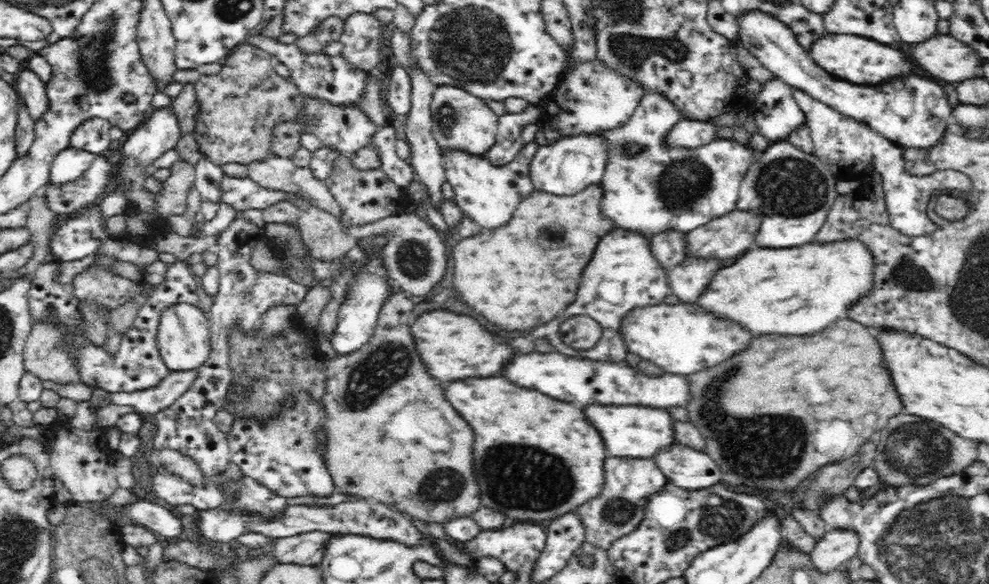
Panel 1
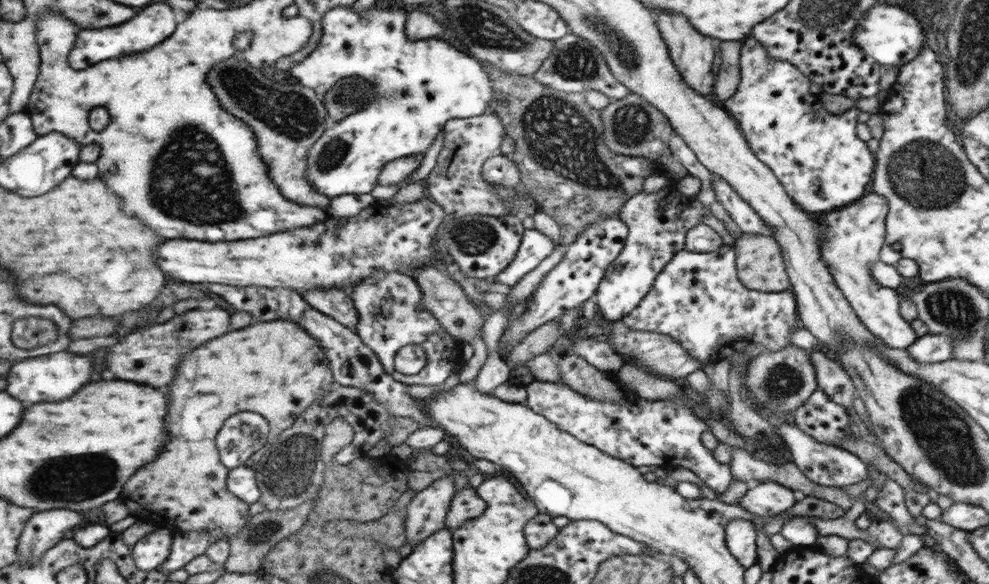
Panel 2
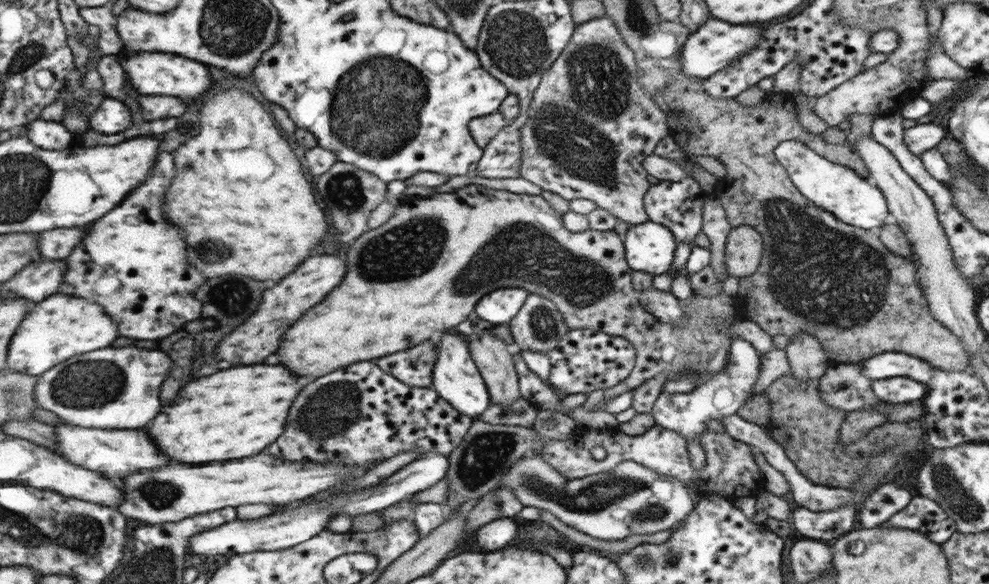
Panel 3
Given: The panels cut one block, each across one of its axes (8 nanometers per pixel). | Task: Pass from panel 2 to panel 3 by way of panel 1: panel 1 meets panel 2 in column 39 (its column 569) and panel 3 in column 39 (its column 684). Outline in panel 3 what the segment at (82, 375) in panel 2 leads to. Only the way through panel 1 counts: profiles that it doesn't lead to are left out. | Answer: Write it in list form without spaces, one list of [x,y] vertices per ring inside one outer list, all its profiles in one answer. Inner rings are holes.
[[[113,346],[98,351],[85,352],[73,359],[50,368],[40,375],[38,406],[57,413],[66,424],[87,426],[87,428],[109,428],[109,430],[127,430],[127,428],[147,428],[161,412],[161,388],[173,368],[169,354],[161,350],[137,350],[137,348],[115,348]]]

